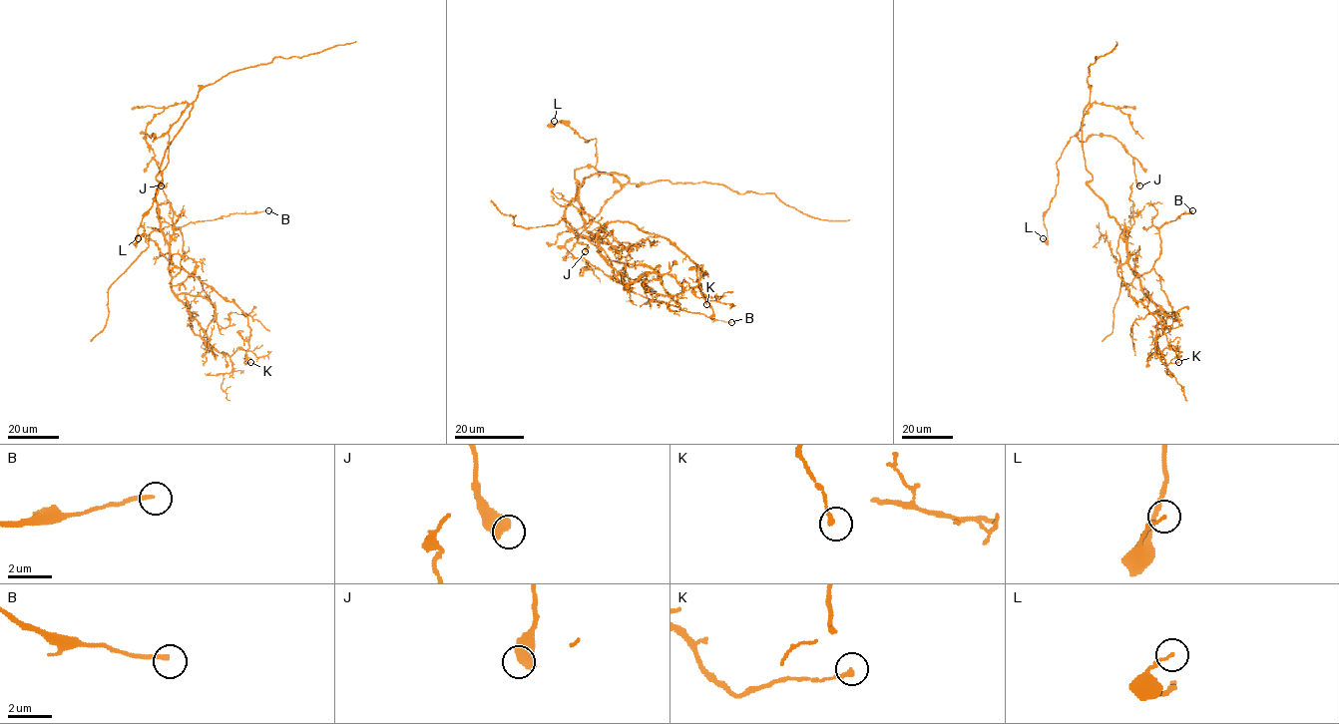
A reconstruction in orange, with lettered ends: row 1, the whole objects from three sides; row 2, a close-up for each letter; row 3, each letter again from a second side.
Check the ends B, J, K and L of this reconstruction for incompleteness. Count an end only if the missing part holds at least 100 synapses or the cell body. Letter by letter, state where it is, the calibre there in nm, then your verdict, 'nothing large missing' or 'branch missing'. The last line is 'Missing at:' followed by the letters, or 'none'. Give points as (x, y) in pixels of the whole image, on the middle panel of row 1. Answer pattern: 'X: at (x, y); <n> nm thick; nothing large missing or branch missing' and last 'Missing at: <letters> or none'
B: at (731, 322); 180 nm thick; nothing large missing
J: at (585, 251); 600 nm thick; nothing large missing
K: at (706, 304); 200 nm thick; nothing large missing
L: at (554, 121); 110 nm thick; nothing large missing
Missing at: none

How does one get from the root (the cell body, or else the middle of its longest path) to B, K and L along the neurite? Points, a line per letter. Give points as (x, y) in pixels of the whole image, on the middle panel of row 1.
B: (583, 182), (579, 201), (585, 227), (597, 235), (615, 281), (648, 298), (731, 322)
K: (583, 182), (579, 201), (591, 233), (627, 221), (666, 237), (706, 274), (701, 272), (698, 282), (706, 304)
L: (583, 182), (612, 173), (629, 180), (599, 172), (596, 140), (554, 121)

